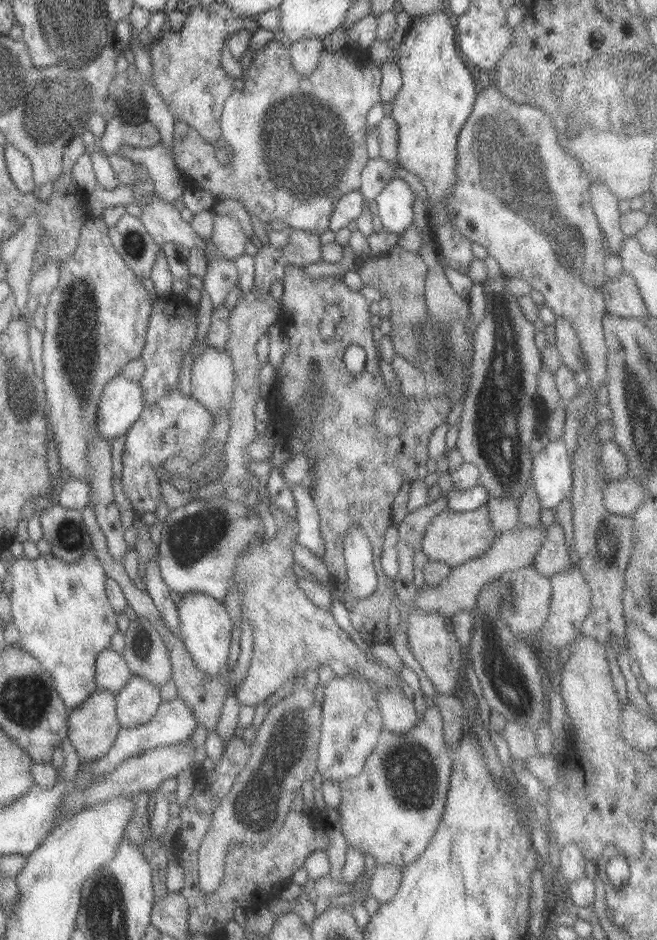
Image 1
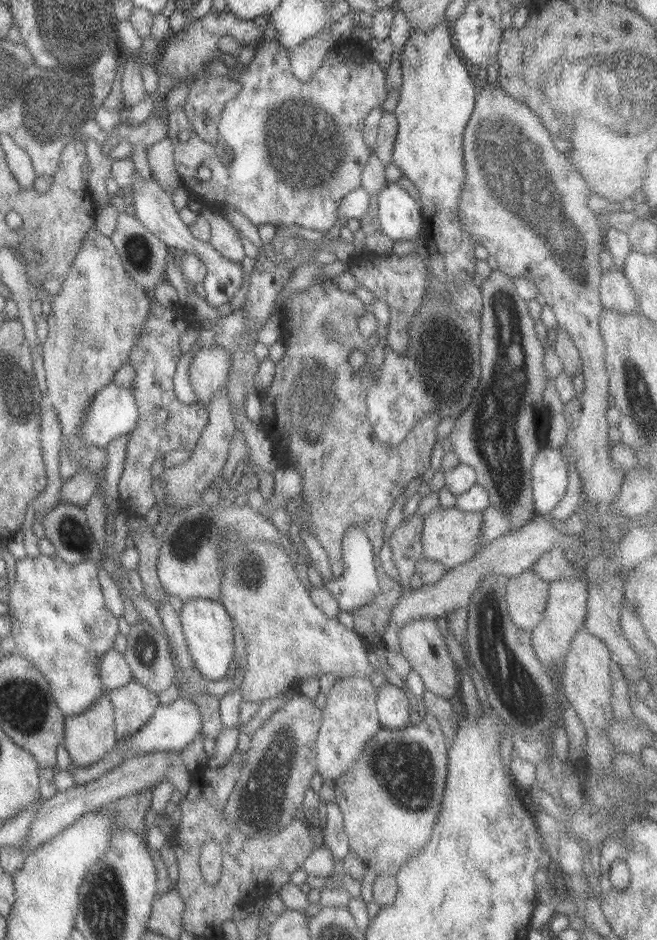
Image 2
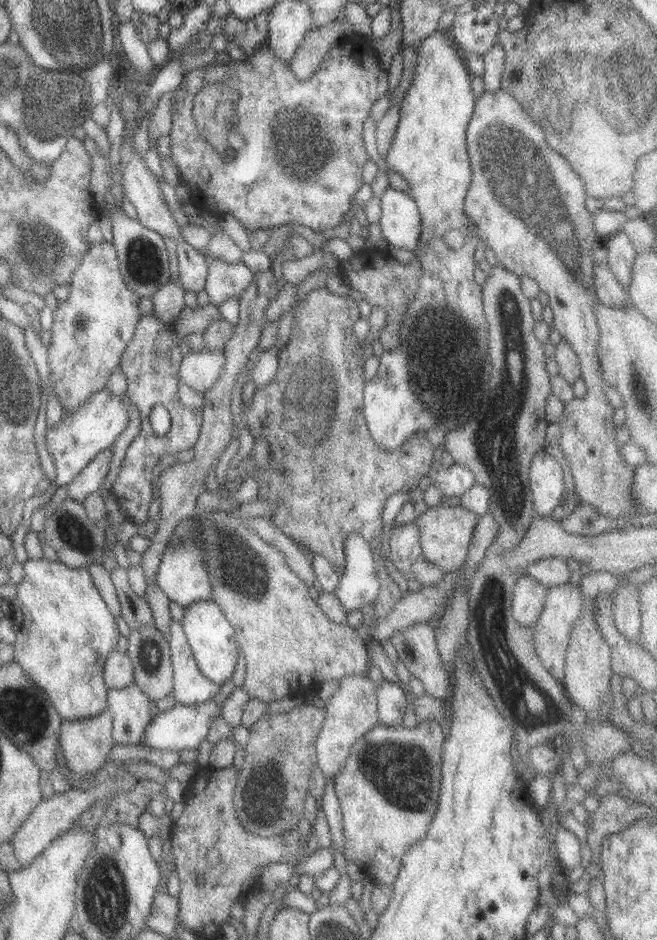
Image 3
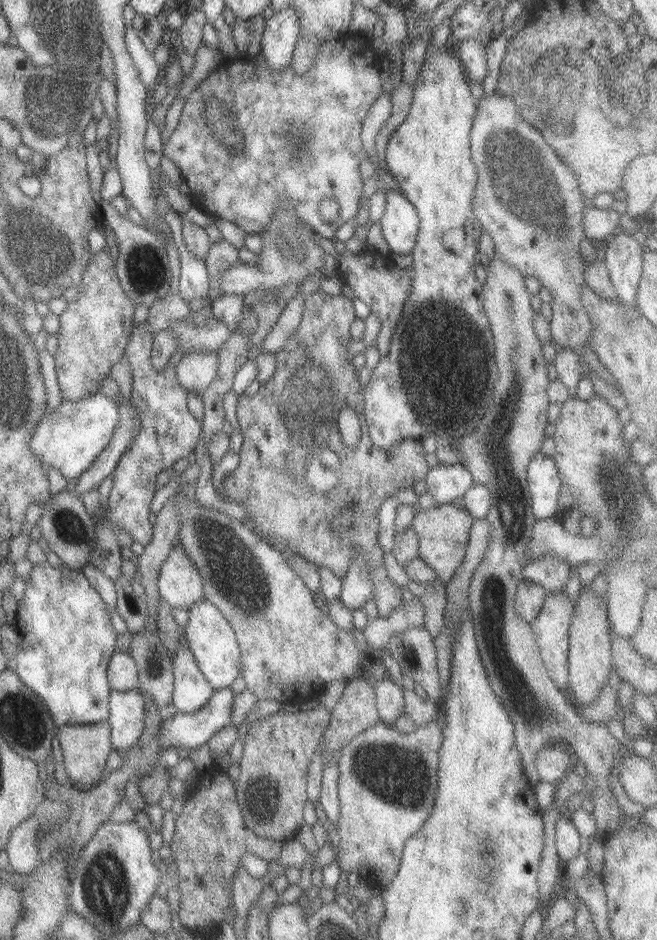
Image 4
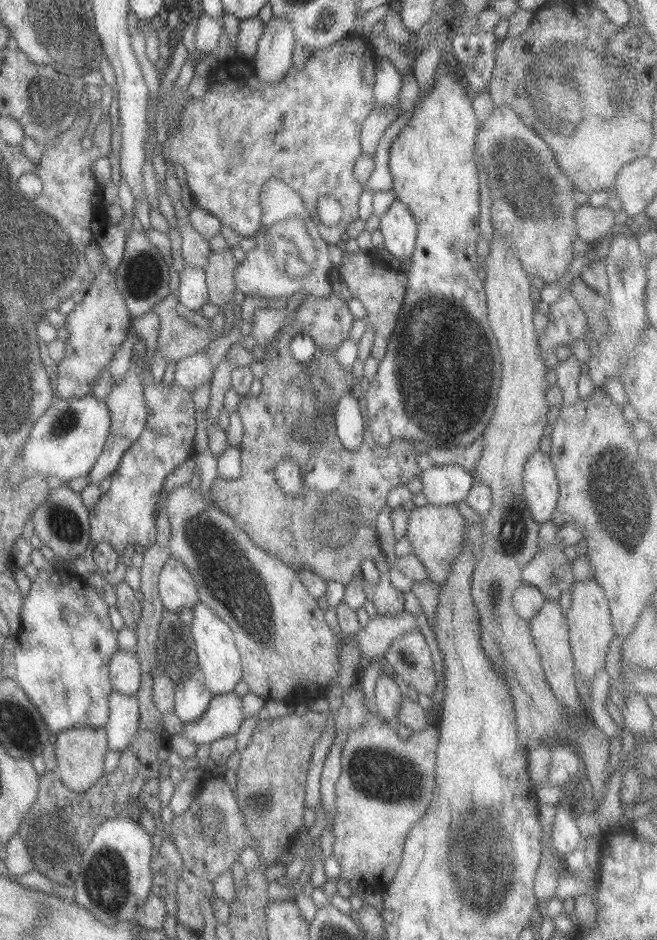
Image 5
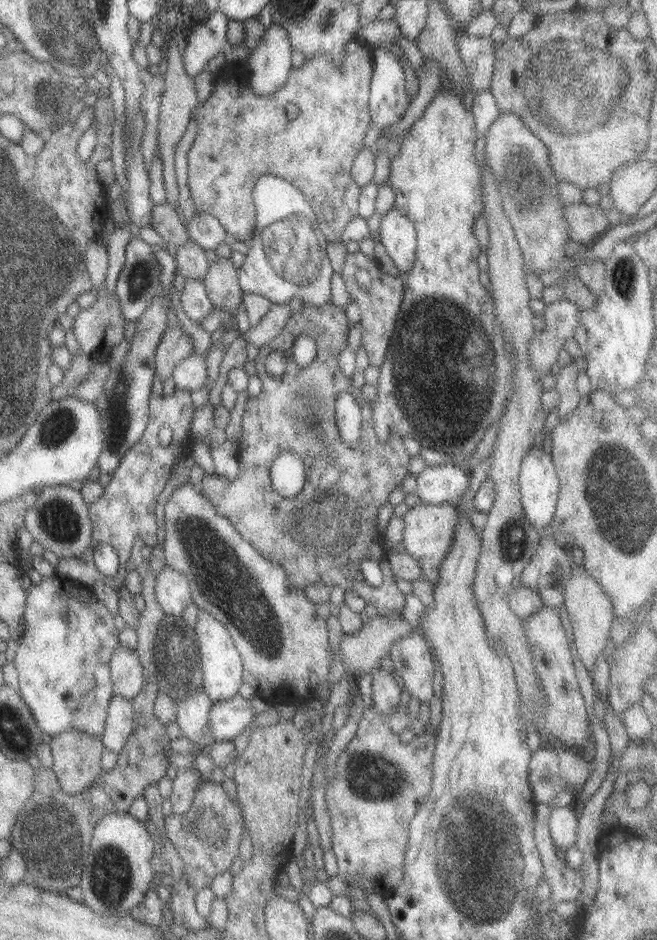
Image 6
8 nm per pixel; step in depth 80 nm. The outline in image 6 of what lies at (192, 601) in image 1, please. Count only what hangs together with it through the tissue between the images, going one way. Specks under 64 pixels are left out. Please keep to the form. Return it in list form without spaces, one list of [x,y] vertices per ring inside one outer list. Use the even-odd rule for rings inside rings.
[[[204,610],[197,611],[196,623],[192,628],[198,642],[198,662],[202,674],[203,693],[212,704],[235,697],[242,683],[242,664],[227,630]]]

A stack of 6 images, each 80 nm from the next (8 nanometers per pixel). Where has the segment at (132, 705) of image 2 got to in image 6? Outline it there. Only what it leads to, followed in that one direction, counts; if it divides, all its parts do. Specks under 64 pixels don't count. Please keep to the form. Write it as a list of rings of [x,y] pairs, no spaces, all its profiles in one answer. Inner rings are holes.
[[[113,696],[109,700],[101,734],[101,745],[111,753],[119,753],[133,728],[133,708],[131,702]]]

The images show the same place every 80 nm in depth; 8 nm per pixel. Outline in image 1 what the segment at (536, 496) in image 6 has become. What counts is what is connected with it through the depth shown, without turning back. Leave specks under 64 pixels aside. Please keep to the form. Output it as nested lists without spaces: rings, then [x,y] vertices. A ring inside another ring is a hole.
[[[561,440],[547,444],[532,456],[530,483],[537,495],[540,509],[554,510],[570,494],[572,468]]]

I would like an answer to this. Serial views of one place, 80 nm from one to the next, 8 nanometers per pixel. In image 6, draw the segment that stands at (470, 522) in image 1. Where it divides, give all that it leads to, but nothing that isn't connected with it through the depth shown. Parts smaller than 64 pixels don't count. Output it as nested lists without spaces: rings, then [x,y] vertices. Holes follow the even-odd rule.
[[[419,503],[409,507],[402,516],[402,547],[404,552],[416,560],[419,565],[421,579],[434,583],[438,577],[438,566],[450,547],[456,518],[457,505],[441,504],[437,506]]]

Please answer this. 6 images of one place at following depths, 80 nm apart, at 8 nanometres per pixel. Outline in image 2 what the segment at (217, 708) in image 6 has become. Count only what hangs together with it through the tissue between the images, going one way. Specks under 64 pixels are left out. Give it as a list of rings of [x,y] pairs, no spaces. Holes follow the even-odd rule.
[[[178,697],[171,704],[158,705],[148,723],[132,736],[116,741],[116,747],[119,750],[132,750],[136,755],[166,751],[178,754],[187,744],[193,742],[199,734],[201,734],[201,716],[199,716],[195,704],[189,699]]]

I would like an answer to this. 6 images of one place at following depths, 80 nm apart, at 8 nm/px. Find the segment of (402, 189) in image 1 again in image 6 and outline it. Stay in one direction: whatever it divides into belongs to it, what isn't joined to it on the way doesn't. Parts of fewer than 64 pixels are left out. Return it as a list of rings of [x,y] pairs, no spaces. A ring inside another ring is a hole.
[[[391,208],[381,216],[378,229],[379,243],[383,246],[385,254],[393,261],[397,269],[397,276],[405,279],[407,271],[413,265],[416,233],[411,221]]]

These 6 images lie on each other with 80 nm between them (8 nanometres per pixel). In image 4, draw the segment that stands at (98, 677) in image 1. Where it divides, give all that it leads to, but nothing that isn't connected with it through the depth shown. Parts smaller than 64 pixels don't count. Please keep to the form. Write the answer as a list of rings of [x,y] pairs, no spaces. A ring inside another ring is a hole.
[[[122,650],[113,651],[106,668],[106,679],[111,691],[137,690],[137,667],[131,655]]]

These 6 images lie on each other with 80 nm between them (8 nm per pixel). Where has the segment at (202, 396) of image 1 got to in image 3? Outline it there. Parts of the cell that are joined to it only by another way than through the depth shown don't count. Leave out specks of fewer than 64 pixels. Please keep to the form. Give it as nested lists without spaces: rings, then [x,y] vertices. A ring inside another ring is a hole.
[[[222,350],[189,351],[180,361],[176,374],[178,382],[202,394],[218,379],[223,364]]]

